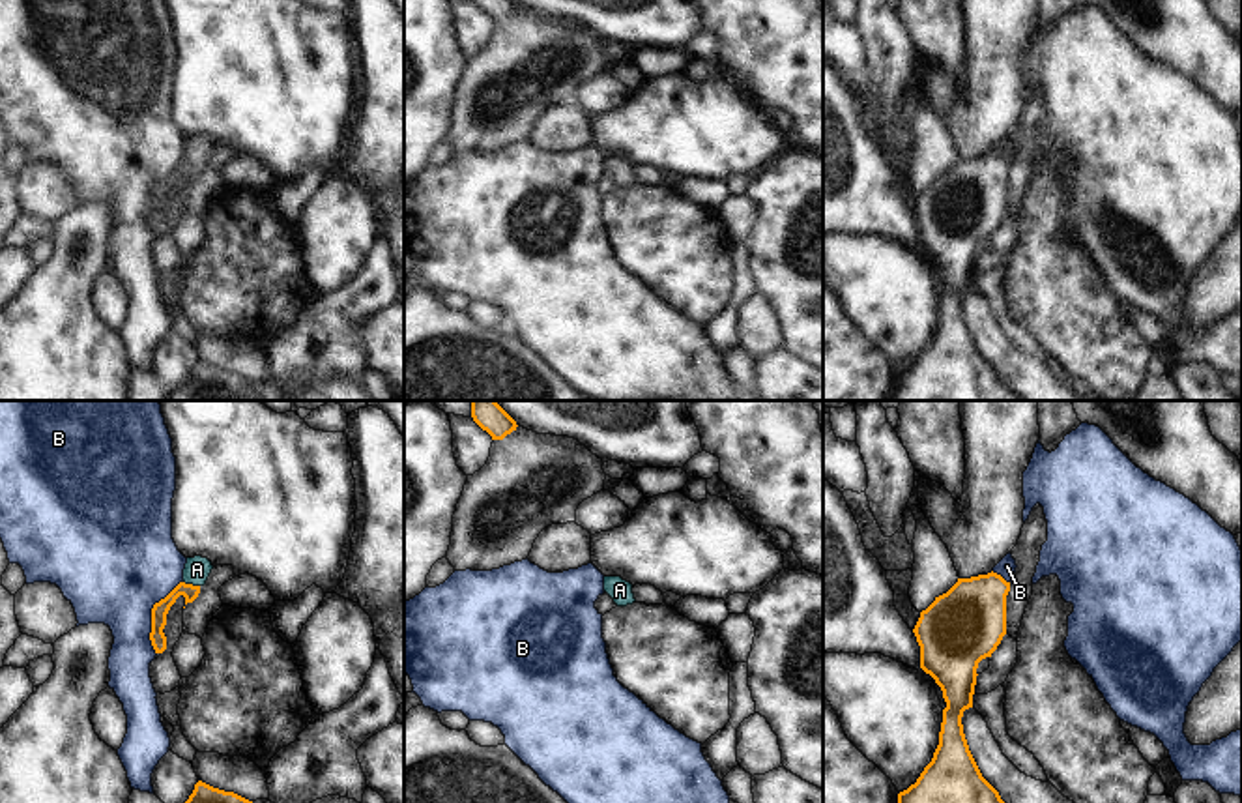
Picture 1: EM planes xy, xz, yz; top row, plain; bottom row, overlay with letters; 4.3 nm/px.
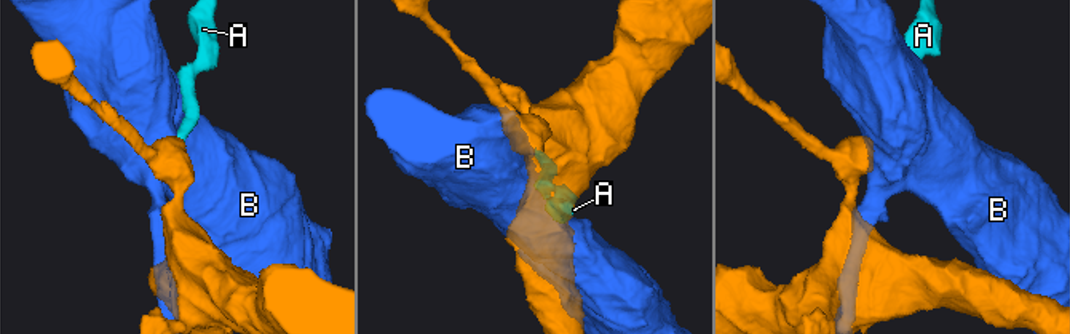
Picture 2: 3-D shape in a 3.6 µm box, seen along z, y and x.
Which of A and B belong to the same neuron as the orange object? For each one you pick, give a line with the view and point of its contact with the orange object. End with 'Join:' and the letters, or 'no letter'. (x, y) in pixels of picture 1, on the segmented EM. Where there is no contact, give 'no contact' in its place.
A: contact xy (191, 584)
Join: A

